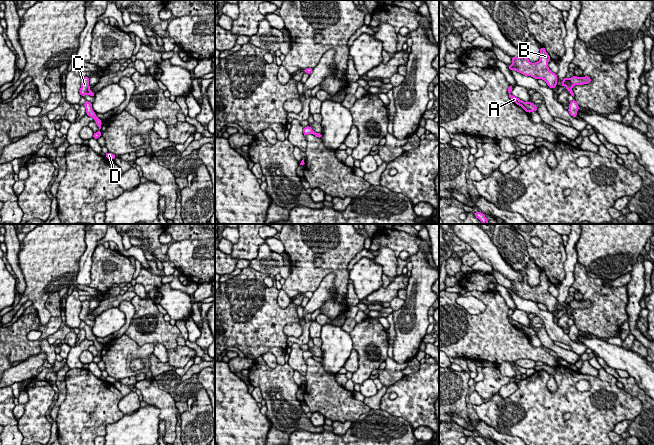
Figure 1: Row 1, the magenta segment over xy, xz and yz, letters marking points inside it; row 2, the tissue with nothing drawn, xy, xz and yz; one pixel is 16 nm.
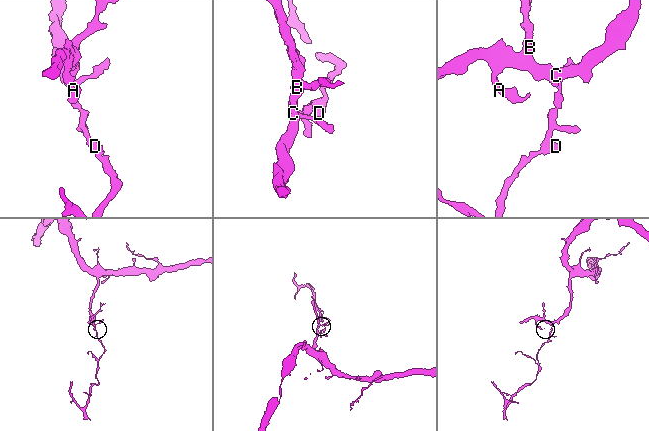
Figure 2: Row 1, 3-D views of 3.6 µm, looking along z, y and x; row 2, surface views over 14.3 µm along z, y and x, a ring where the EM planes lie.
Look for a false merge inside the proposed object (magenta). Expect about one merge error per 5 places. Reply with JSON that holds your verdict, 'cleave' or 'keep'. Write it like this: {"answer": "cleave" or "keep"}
{"answer": "cleave"}

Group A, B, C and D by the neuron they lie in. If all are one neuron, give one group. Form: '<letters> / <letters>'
A B C / D

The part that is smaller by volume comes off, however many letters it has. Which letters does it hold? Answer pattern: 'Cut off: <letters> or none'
Cut off: D

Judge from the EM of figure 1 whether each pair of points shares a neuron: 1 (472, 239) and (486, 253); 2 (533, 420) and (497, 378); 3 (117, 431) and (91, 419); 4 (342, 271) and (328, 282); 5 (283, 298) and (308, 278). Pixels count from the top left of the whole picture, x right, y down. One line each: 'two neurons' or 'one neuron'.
1: one neuron
2: two neurons
3: two neurons
4: two neurons
5: two neurons

